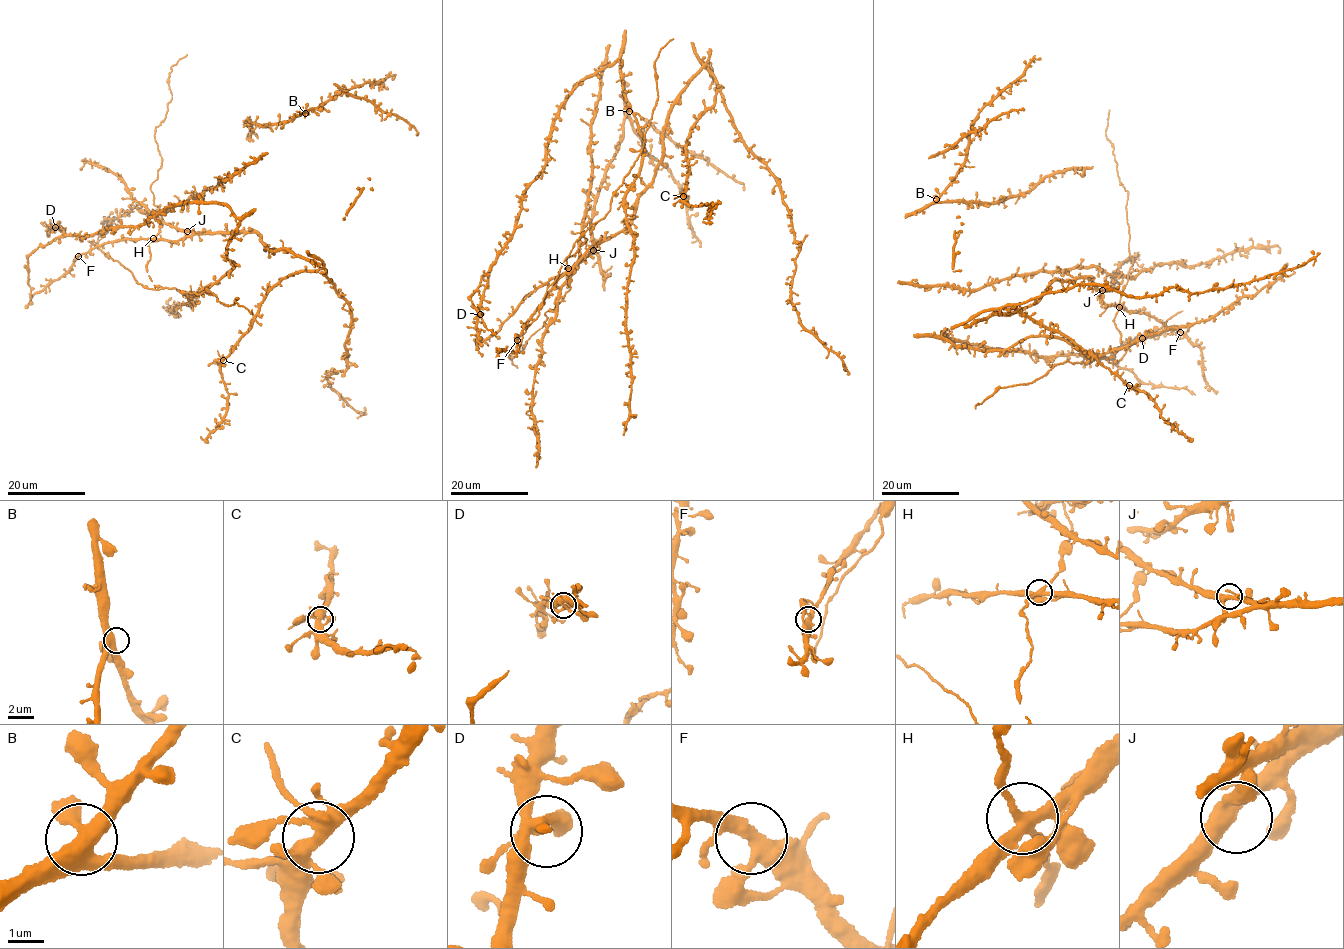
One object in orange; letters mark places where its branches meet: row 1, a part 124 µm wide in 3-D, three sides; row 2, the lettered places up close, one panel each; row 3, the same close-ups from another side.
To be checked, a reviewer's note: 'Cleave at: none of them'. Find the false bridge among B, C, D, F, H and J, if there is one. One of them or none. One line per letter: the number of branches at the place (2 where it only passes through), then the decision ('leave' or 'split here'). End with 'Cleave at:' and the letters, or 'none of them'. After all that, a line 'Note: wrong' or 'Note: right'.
B: 4 branches meet; leave
C: 7 branches meet; leave
D: 5 branches meet; leave
F: 4 branches meet; leave
H: 5 branches meet; leave
J: 4 branches meet; leave
Cleave at: none of them
Note: right

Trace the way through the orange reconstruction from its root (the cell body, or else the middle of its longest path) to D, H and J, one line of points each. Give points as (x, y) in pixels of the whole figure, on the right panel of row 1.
D: (1162, 321), (1113, 363), (1084, 363), (1043, 335), (984, 349), (941, 333), (1053, 357), (1105, 358), (1142, 338)
H: (1162, 321), (1119, 307)
J: (1162, 321), (1117, 305), (1108, 305), (1101, 297), (1102, 290)

